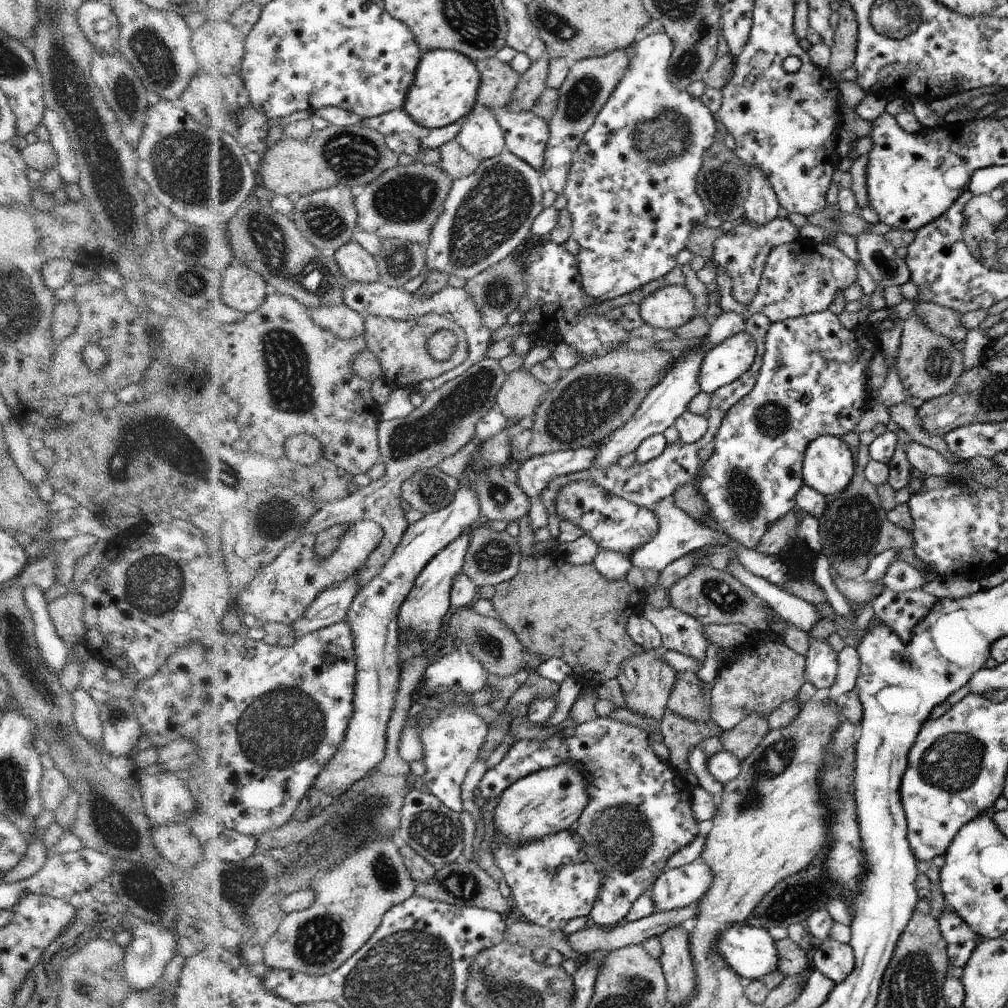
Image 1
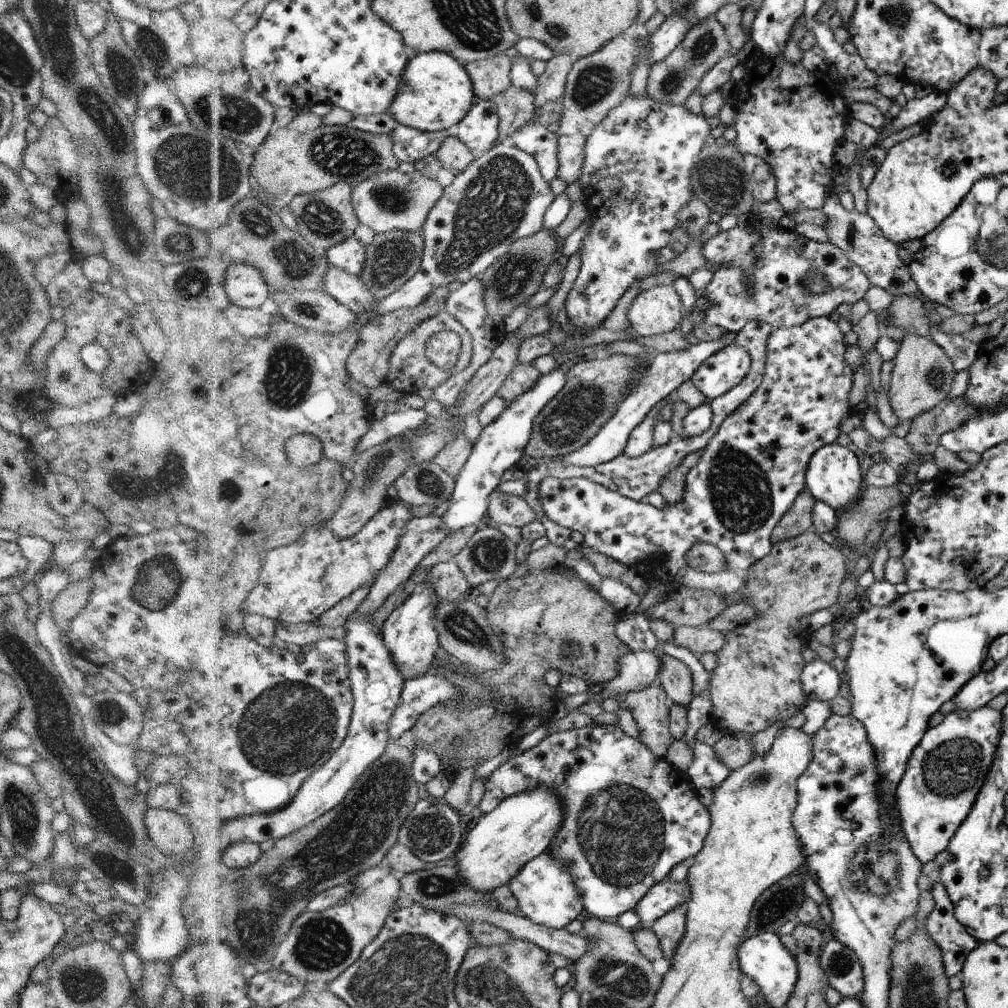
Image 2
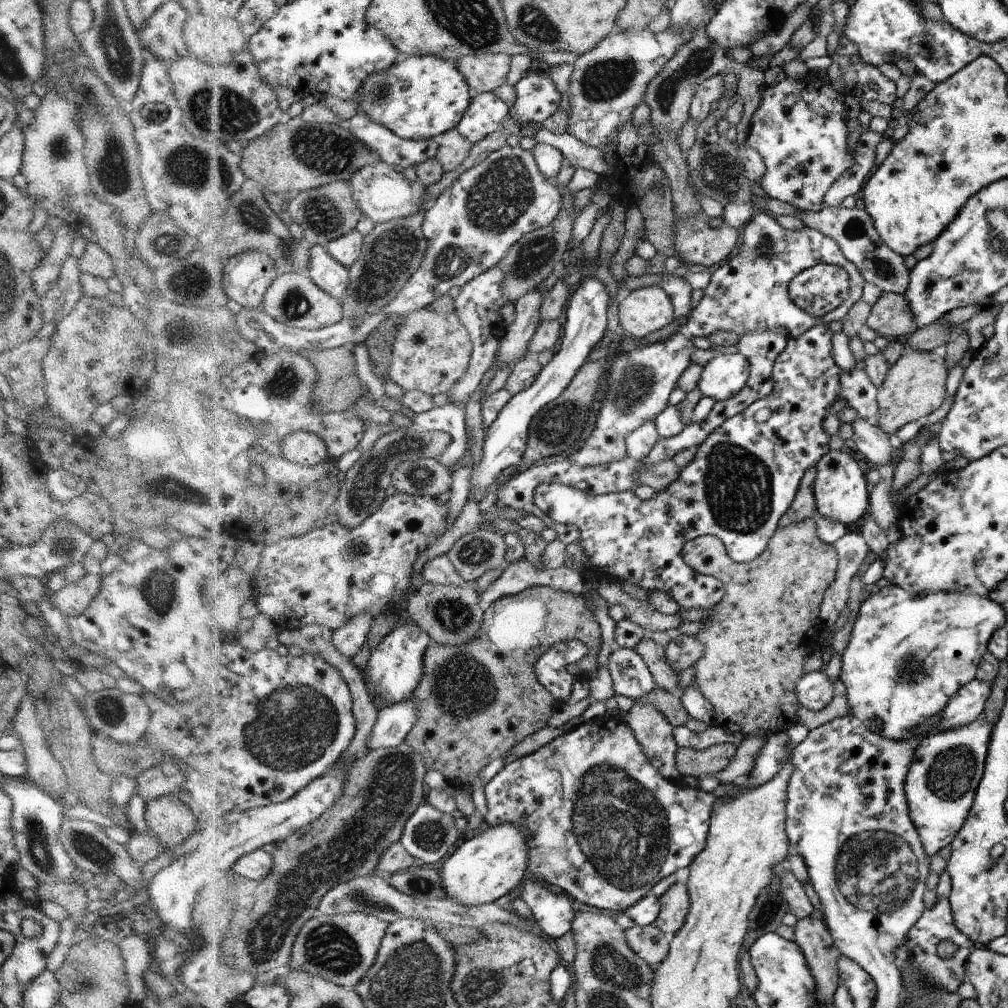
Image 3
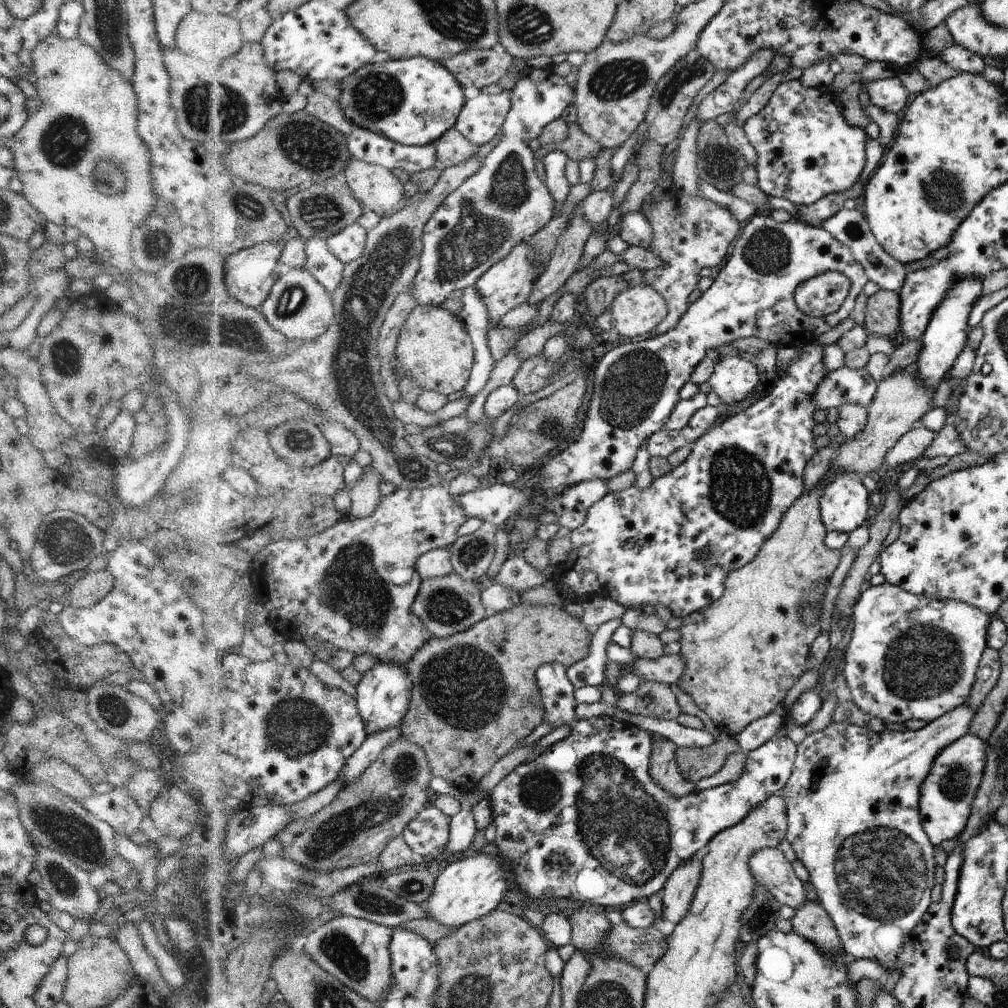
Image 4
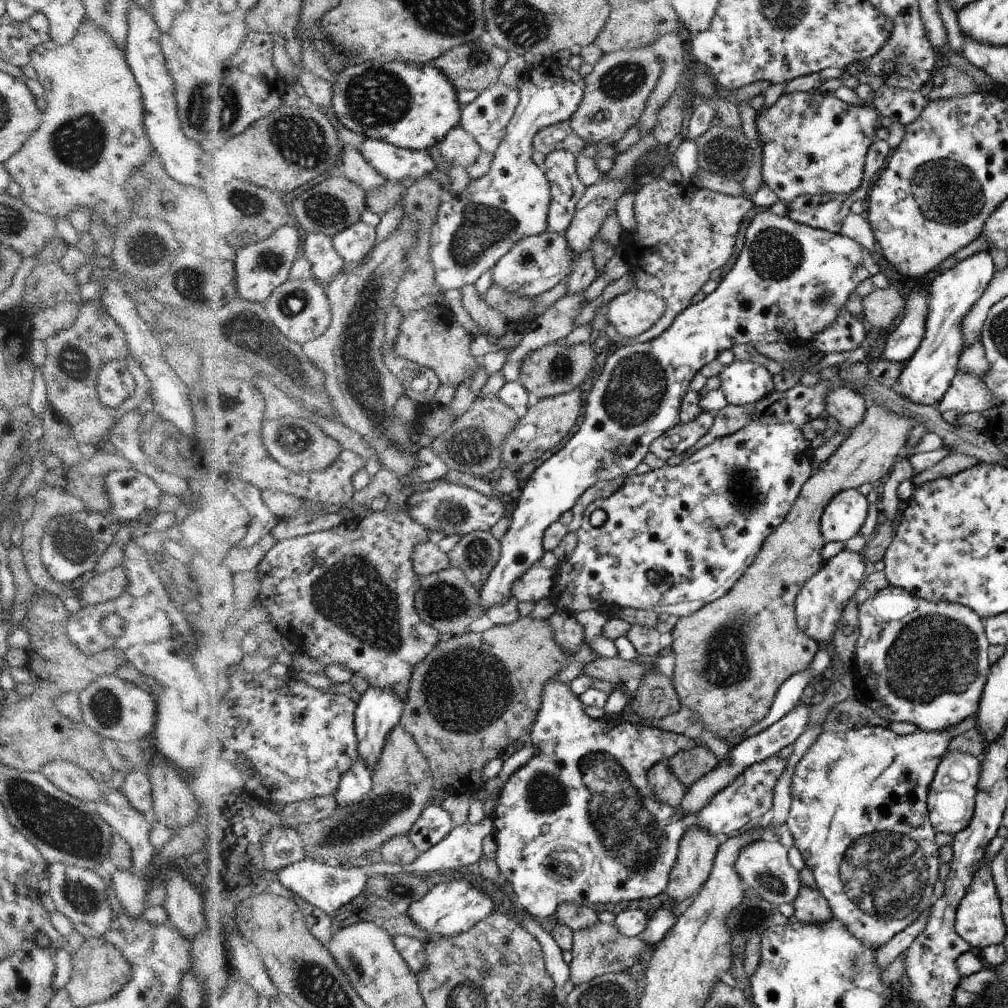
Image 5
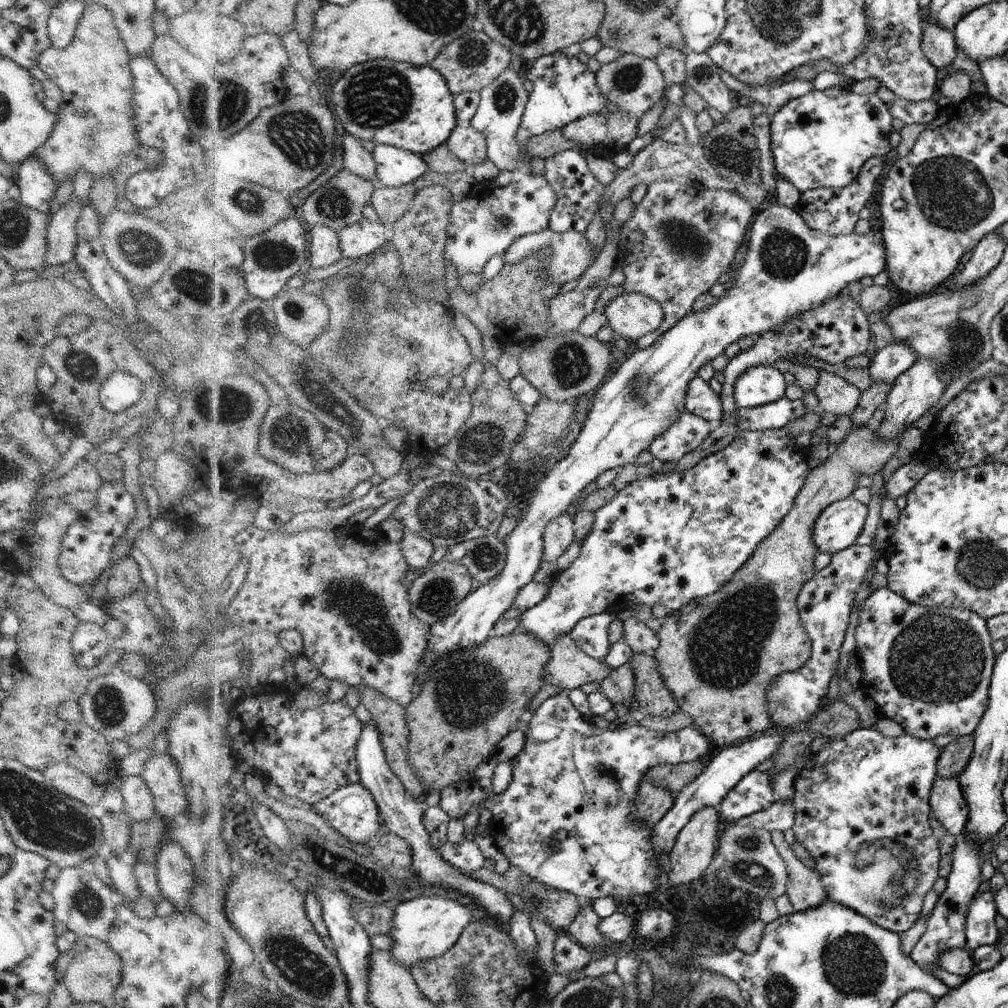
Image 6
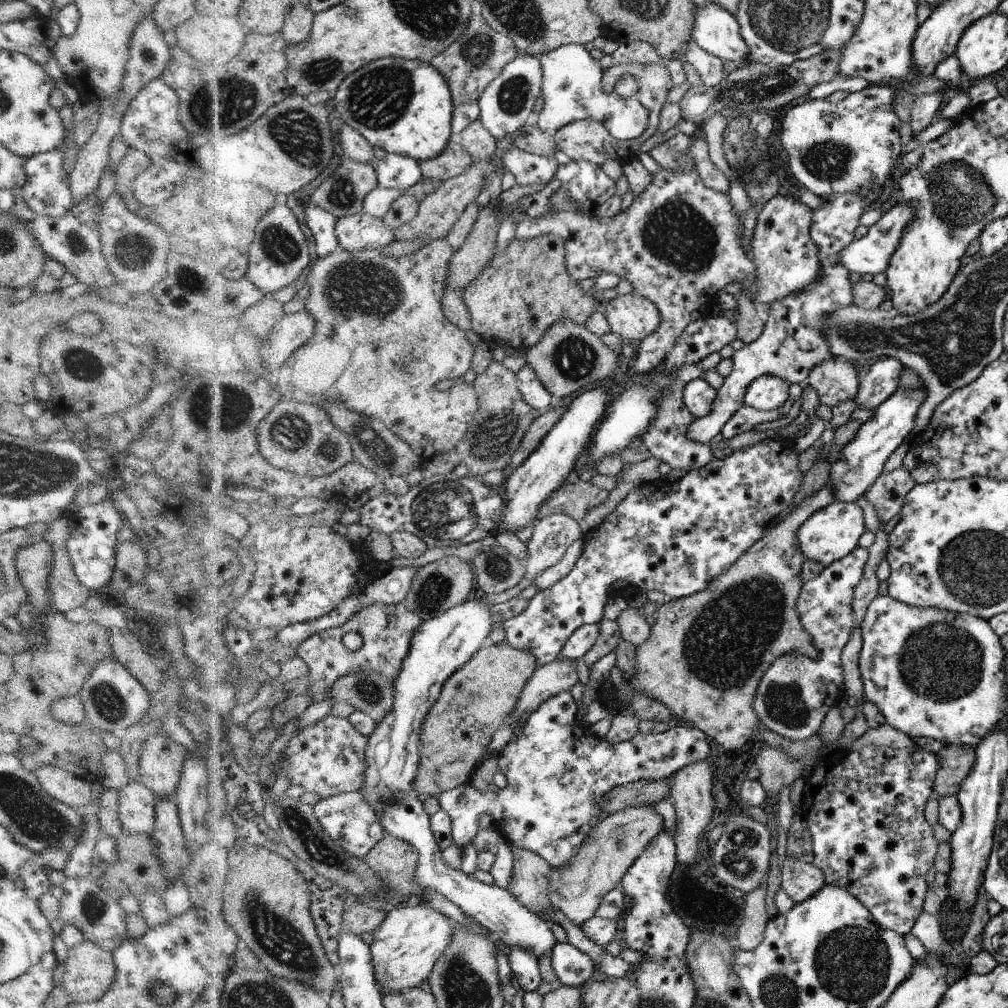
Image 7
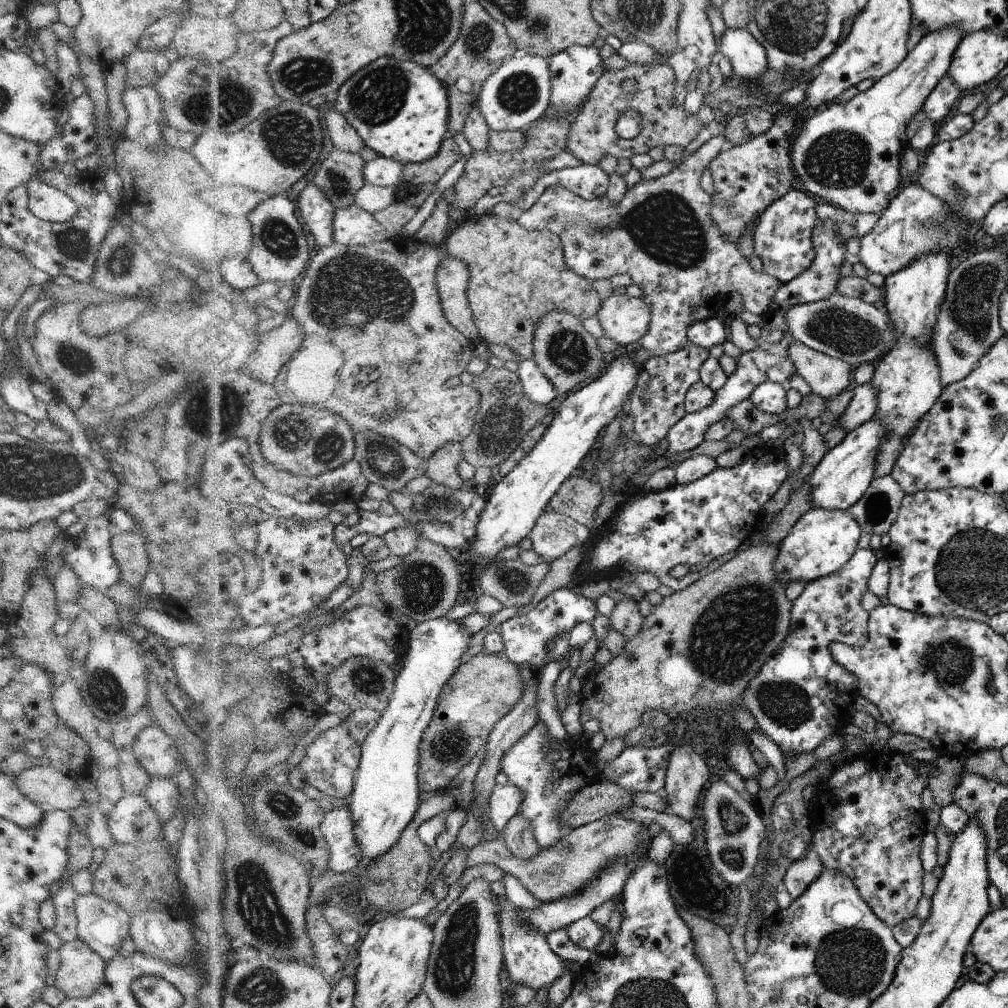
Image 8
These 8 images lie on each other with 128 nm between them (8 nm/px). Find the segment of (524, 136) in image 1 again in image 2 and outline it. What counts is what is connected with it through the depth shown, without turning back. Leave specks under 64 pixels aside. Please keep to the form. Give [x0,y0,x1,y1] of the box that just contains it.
[508,121,558,182]

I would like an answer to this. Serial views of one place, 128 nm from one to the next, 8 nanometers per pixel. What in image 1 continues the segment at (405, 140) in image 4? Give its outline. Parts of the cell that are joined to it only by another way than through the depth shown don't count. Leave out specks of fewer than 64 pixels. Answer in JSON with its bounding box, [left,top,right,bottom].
[405,49,481,129]

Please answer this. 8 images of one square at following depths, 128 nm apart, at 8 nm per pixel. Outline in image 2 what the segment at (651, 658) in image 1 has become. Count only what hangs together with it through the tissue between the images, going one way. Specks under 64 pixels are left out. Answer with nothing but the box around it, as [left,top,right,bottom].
[624,680,674,758]

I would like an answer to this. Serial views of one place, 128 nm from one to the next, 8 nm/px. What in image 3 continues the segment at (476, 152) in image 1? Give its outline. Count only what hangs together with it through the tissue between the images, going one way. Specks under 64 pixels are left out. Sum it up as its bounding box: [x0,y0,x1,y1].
[457,92,509,145]

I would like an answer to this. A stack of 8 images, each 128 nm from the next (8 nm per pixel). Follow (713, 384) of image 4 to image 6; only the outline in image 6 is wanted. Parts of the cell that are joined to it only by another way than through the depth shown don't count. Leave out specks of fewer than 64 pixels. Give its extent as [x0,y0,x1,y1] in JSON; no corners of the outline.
[734,366,786,407]

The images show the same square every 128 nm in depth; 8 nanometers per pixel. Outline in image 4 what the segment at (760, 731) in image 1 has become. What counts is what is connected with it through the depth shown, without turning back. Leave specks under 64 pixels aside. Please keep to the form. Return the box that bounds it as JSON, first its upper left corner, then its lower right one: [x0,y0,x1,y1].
[677,732,741,784]

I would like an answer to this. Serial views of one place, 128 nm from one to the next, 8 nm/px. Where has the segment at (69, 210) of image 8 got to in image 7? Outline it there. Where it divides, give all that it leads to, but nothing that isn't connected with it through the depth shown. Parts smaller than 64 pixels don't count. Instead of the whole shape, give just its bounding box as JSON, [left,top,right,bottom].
[22,149,73,218]

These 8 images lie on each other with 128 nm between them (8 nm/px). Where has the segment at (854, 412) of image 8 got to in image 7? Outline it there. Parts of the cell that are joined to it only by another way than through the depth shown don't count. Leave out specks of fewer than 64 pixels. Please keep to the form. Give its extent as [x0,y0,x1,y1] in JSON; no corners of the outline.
[855,358,905,410]

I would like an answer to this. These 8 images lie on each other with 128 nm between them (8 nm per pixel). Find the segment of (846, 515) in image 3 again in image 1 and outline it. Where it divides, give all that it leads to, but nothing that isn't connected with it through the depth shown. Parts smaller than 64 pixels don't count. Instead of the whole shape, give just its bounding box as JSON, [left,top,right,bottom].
[803,435,854,498]

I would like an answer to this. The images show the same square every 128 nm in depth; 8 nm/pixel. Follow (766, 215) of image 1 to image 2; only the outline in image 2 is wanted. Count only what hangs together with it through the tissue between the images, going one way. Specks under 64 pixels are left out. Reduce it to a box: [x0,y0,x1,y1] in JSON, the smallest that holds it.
[743,155,776,204]

